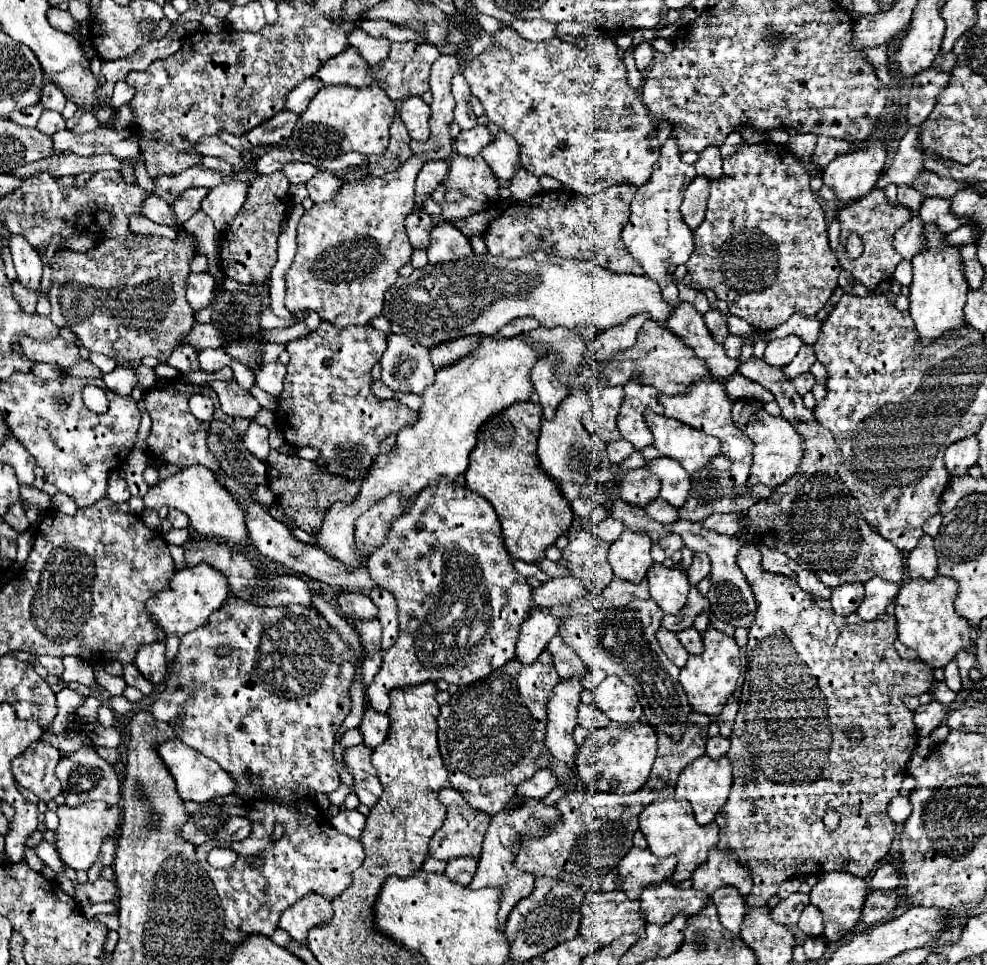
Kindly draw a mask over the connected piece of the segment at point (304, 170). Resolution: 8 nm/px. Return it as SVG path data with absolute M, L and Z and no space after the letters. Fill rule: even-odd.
M286 162L284 168L282 168L284 176L290 180L290 182L300 182L300 184L306 184L316 172L318 168L308 164L308 162Z

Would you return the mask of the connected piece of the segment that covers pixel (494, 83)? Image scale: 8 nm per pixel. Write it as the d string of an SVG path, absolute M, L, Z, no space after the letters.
M509 26L493 33L493 37L500 42L500 48L474 58L462 74L472 94L482 102L490 122L518 142L522 166L530 174L552 176L576 194L596 194L610 186L642 186L648 182L660 154L660 142L648 108L628 86L626 66L618 58L612 38L588 36L586 46L578 48L558 38L531 42Z

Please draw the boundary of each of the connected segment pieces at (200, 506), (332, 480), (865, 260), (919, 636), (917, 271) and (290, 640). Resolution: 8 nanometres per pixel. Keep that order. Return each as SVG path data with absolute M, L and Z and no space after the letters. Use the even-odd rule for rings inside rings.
M188 466L178 470L174 476L160 480L144 496L144 504L146 508L152 508L152 510L158 510L160 506L168 504L170 508L176 508L188 514L190 524L198 534L206 538L216 538L232 546L248 546L248 530L244 524L244 512L236 508L230 494L224 490L224 486L216 482L214 474L206 466Z
M270 450L266 466L268 466L268 484L276 494L276 502L284 506L286 516L290 516L296 522L296 526L308 534L316 534L320 530L324 512L336 500L350 504L358 492L358 482L338 474L330 474L312 460L302 460L298 456L284 456L278 450Z
M874 188L870 194L866 194L864 198L860 198L860 202L852 202L852 206L846 206L844 210L838 210L836 220L840 222L840 248L838 248L838 260L840 266L844 270L848 270L854 280L862 282L868 290L874 290L880 282L888 282L892 280L892 274L896 270L896 266L902 262L900 254L896 254L894 246L892 246L892 238L896 234L896 230L900 226L904 226L904 222L908 222L908 218L912 218L912 212L900 204L890 204L886 200L884 190ZM850 234L860 234L860 240L864 244L864 252L860 258L850 258L846 252L846 242Z
M936 576L932 580L916 578L902 584L896 596L896 620L898 620L898 640L916 650L918 658L932 668L944 668L956 652L968 646L970 630L968 622L956 614L954 600L956 600L956 582L952 578Z
M924 226L926 234L926 246L928 250L912 258L912 272L914 280L910 284L910 314L916 324L920 344L928 346L932 342L938 342L950 332L956 332L964 328L964 302L968 292L968 282L962 274L962 260L956 246L944 246L942 234L936 230L936 226Z
M230 596L228 602L210 616L206 626L182 636L180 652L170 668L166 688L150 708L154 718L164 722L172 722L176 716L184 714L184 722L176 736L230 772L238 782L236 794L250 810L250 836L238 842L212 839L196 849L198 861L212 878L226 912L226 928L222 936L230 944L238 944L248 934L272 936L278 928L280 914L308 892L318 892L328 900L340 896L352 882L352 872L364 862L360 840L330 828L328 818L322 816L314 800L318 792L330 794L340 786L334 758L334 736L350 712L348 688L356 672L354 662L354 654L350 656L338 632L330 628L314 608L296 604L270 608ZM220 646L228 646L230 652L220 656L216 652ZM274 824L284 826L284 836L278 842L272 842ZM215 847L238 852L236 862L230 868L210 866L207 857ZM252 856L254 860L262 860L262 866L254 868L250 864Z

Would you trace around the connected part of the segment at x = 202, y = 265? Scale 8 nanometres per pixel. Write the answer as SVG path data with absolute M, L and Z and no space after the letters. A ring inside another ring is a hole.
M188 234L188 236L192 238L192 242L194 242L194 248L196 248L196 252L194 252L194 258L192 258L192 272L204 272L204 270L208 268L208 258L206 258L206 254L204 254L204 252L200 252L200 250L198 250L196 236L194 236L194 234Z

